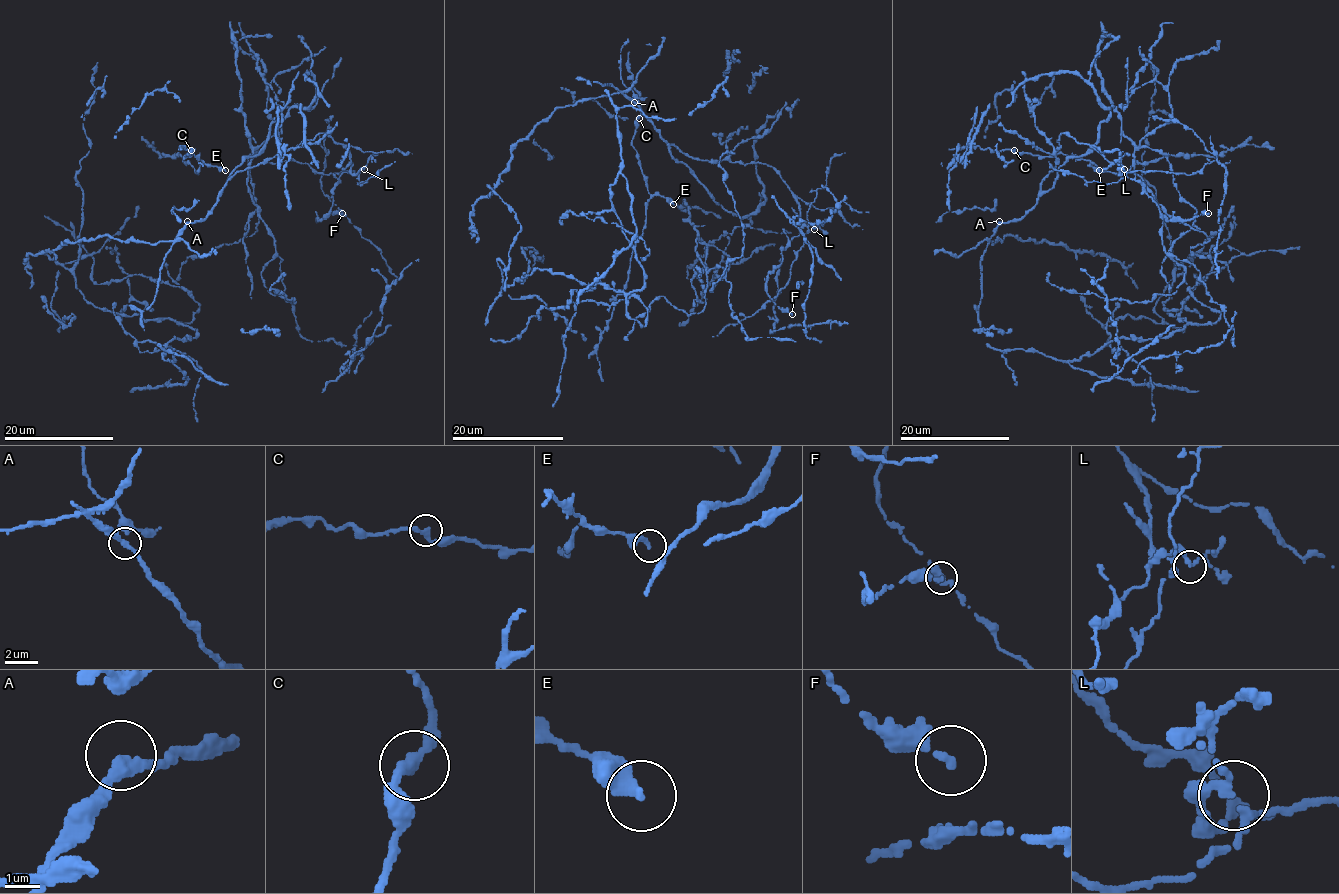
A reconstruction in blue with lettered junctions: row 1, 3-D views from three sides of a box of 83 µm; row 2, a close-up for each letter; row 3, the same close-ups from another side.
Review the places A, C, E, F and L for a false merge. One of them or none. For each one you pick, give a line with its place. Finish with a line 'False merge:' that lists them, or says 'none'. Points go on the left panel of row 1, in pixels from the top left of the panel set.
L: at (364, 169)
False merge: L

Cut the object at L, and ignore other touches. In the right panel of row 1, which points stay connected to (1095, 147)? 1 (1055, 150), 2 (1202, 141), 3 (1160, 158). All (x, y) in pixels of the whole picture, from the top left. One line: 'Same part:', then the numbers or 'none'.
Same part: 1, 2, 3

